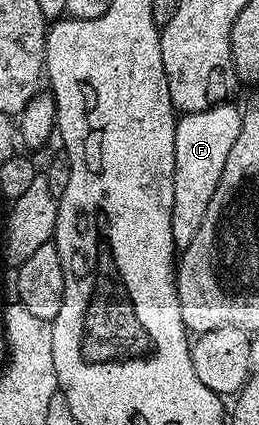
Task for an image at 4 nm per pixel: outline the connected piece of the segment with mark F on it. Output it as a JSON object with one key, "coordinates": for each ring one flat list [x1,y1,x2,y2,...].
{"coordinates":[[223,104,210,105,205,111,184,113,175,122,171,226,175,248,179,251,187,249,197,236,197,227,201,227,201,219,205,219,205,211,209,211,209,199,213,199,213,191,217,191,217,179,221,179,221,171,225,171,225,159,229,159,229,151,233,143,237,143,241,131,242,112]]}

